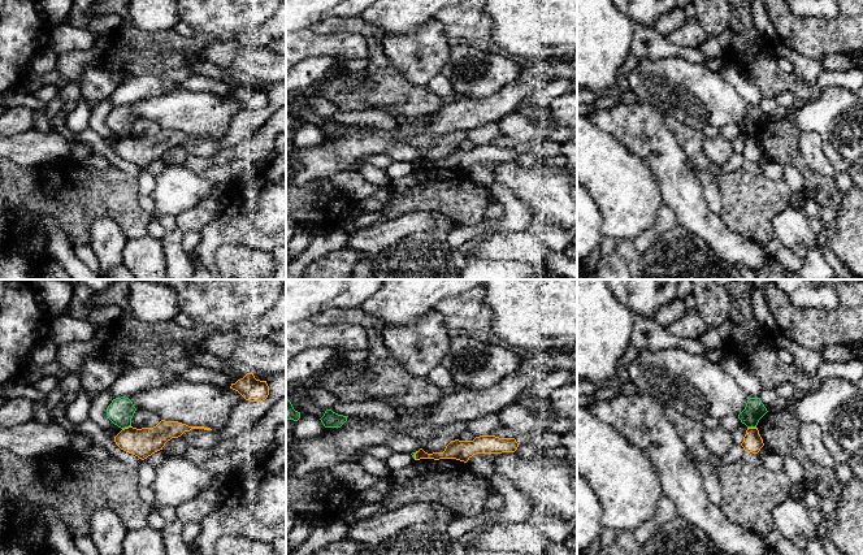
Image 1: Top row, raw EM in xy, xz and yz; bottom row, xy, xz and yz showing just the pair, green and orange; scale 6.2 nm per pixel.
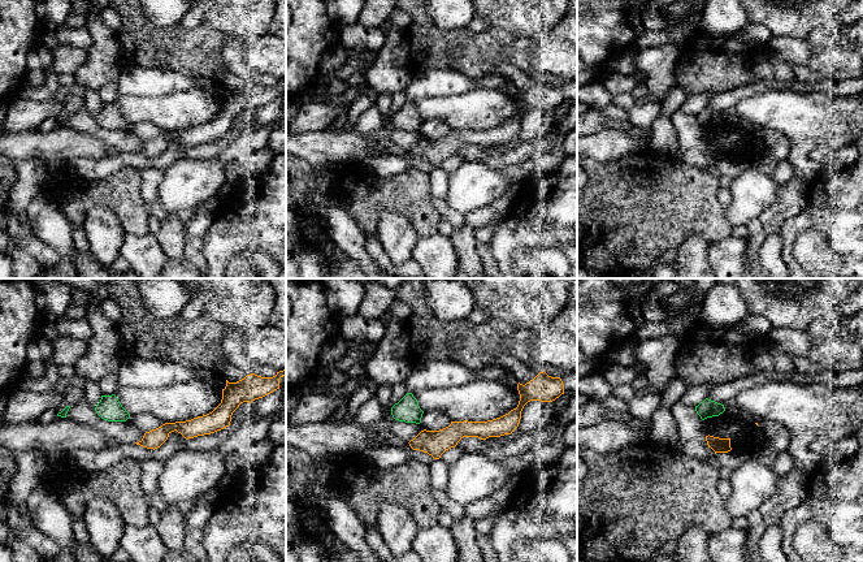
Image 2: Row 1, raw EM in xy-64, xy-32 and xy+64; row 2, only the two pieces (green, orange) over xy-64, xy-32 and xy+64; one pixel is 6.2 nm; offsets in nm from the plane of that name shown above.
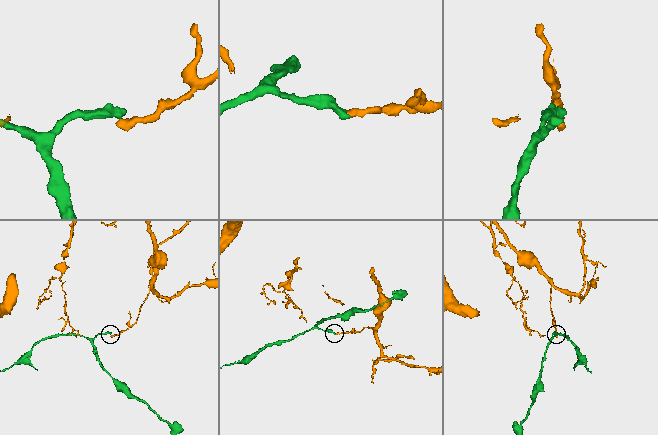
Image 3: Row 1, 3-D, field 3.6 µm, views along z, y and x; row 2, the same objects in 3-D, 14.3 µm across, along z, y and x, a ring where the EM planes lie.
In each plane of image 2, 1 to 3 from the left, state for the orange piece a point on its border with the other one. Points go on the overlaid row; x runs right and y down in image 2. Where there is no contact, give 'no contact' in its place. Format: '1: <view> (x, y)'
1: no contact
2: no contact
3: no contact

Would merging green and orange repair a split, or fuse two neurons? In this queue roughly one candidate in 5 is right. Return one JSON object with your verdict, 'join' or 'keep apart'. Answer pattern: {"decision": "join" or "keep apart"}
{"decision": "keep apart"}

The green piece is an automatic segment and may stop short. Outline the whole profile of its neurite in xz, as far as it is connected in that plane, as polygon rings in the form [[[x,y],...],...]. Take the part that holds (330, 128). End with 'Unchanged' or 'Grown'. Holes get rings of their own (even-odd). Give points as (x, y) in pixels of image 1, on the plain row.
[[[326,118],[324,125],[320,127],[325,136],[341,136],[348,125],[338,123],[331,118]]]. Unchanged

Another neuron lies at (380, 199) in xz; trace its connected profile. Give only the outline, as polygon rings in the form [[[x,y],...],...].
[[[381,187],[374,195],[368,199],[360,200],[364,213],[381,211],[390,200],[390,188]]]

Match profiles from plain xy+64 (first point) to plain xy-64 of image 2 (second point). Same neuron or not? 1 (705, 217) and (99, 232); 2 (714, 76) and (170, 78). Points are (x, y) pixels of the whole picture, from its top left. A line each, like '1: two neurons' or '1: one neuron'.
1: two neurons
2: two neurons

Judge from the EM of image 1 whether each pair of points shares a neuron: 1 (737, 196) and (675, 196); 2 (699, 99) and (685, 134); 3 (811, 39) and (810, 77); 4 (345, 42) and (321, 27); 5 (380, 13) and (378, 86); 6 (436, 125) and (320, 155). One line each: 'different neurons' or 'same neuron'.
1: different neurons
2: different neurons
3: different neurons
4: different neurons
5: different neurons
6: same neuron

